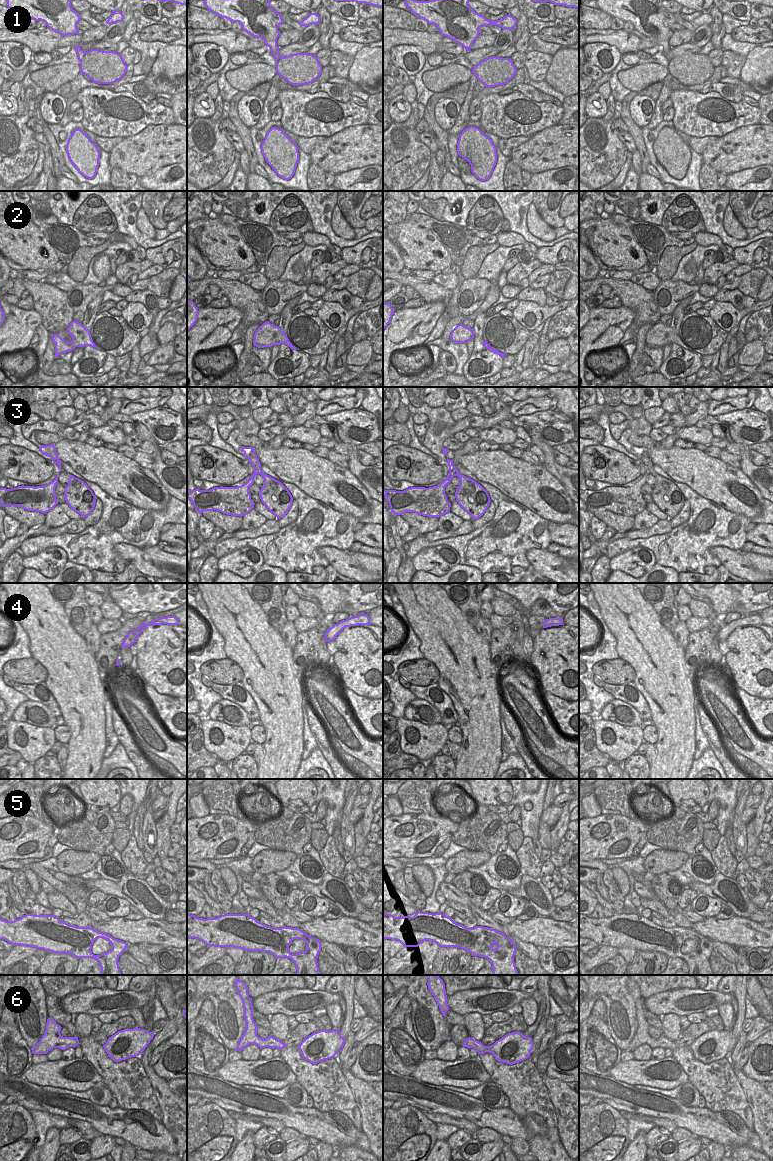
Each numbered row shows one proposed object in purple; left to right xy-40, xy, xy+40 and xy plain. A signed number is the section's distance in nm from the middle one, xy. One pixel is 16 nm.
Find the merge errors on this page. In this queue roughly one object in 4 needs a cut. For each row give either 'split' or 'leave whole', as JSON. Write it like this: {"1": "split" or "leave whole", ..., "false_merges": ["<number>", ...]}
{"1": "leave whole", "2": "leave whole", "3": "split", "4": "leave whole", "5": "leave whole", "6": "leave whole", "false_merges": ["3"]}

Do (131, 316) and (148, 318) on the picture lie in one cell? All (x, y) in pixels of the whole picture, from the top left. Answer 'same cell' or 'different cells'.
same cell

